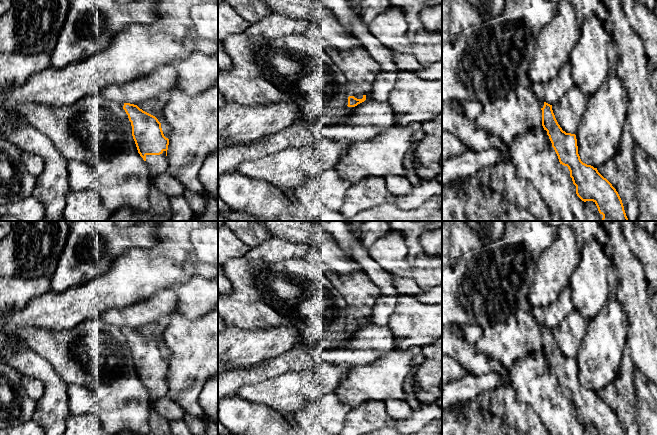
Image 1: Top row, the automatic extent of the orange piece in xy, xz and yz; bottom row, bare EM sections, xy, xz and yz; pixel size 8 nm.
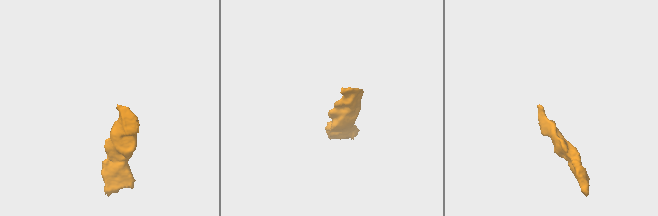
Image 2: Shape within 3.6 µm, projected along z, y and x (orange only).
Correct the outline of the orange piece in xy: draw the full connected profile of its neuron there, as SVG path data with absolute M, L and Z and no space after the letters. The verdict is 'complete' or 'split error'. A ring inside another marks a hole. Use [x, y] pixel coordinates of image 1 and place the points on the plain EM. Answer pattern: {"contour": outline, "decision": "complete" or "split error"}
{"contour": "M124 327L123 333L132 350L132 360L138 377L148 387L149 404L168 392L167 374L169 363L163 358L158 343L137 329Z", "decision": "split error"}

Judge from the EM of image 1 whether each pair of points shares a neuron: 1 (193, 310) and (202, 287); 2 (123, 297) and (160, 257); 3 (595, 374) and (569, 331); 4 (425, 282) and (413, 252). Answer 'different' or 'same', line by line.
1: same
2: same
3: different
4: different

